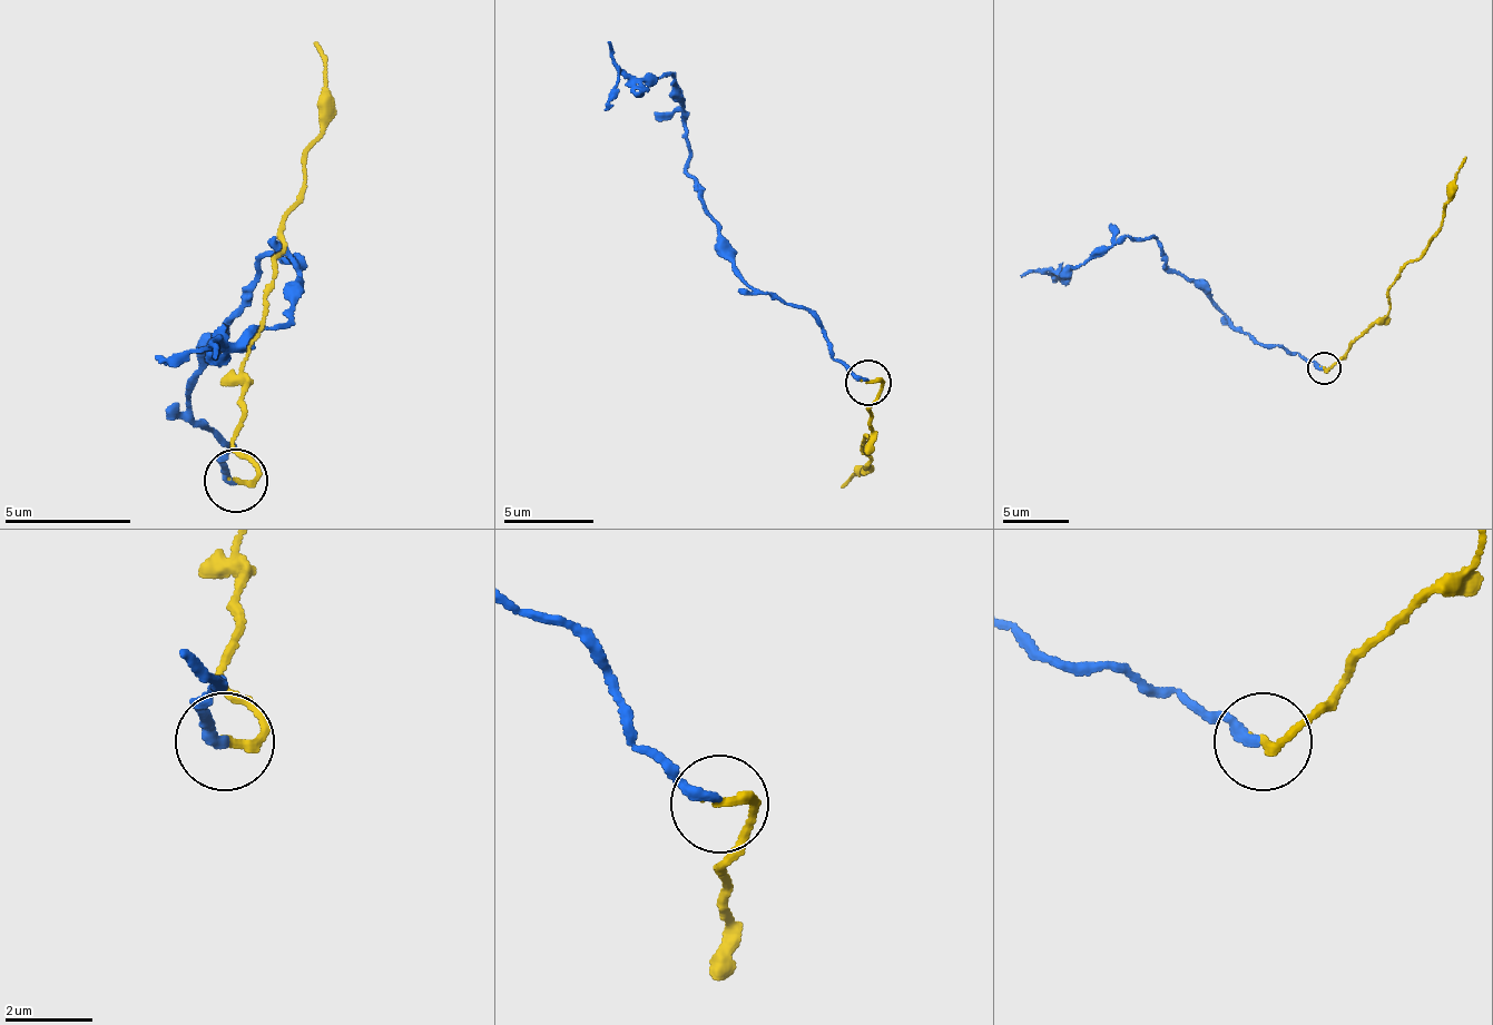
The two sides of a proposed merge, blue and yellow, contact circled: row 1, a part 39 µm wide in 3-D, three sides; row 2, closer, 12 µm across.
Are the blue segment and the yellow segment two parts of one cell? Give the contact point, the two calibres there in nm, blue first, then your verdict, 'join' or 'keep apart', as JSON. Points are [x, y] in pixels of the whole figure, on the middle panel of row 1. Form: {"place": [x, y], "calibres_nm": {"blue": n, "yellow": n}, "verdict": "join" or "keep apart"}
{"place": [868, 382], "calibres_nm": {"blue": 240, "yellow": 200}, "verdict": "keep apart"}

